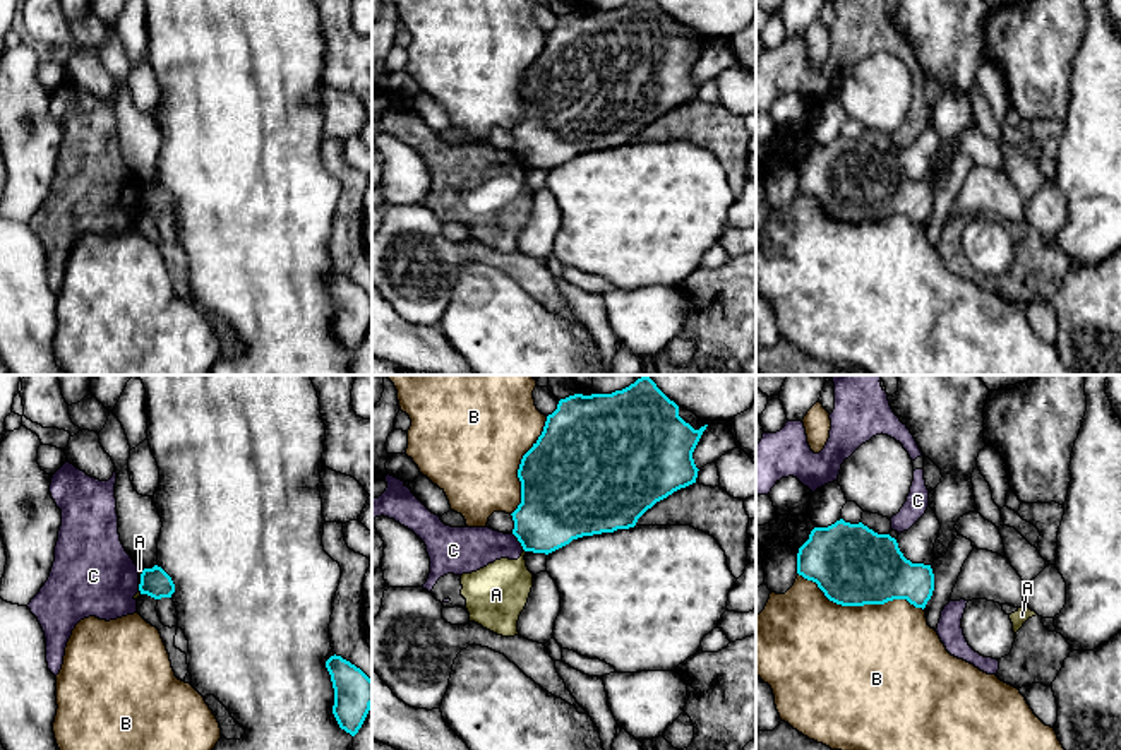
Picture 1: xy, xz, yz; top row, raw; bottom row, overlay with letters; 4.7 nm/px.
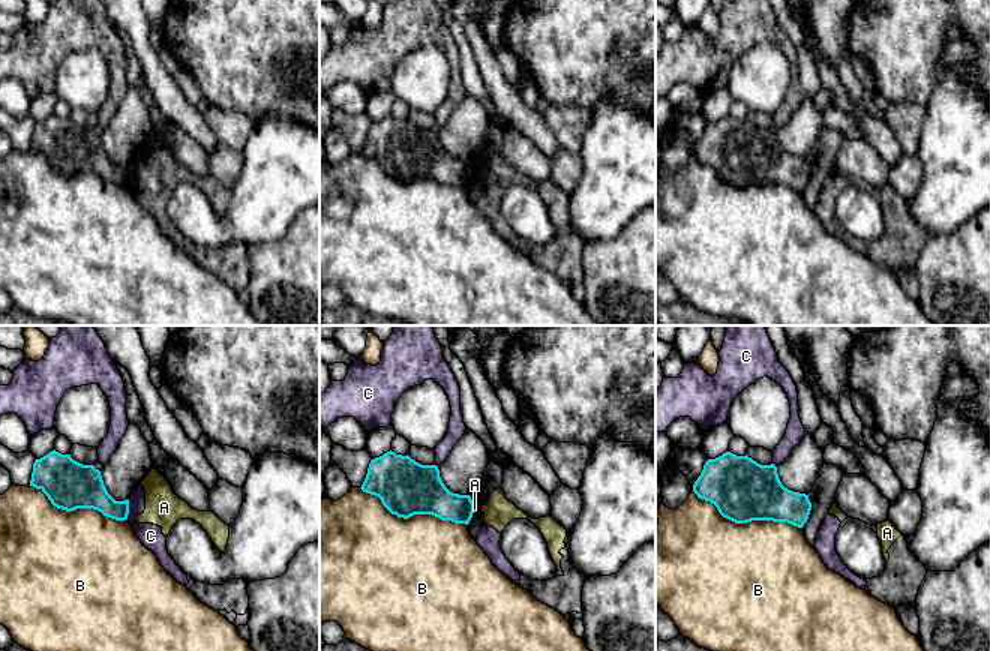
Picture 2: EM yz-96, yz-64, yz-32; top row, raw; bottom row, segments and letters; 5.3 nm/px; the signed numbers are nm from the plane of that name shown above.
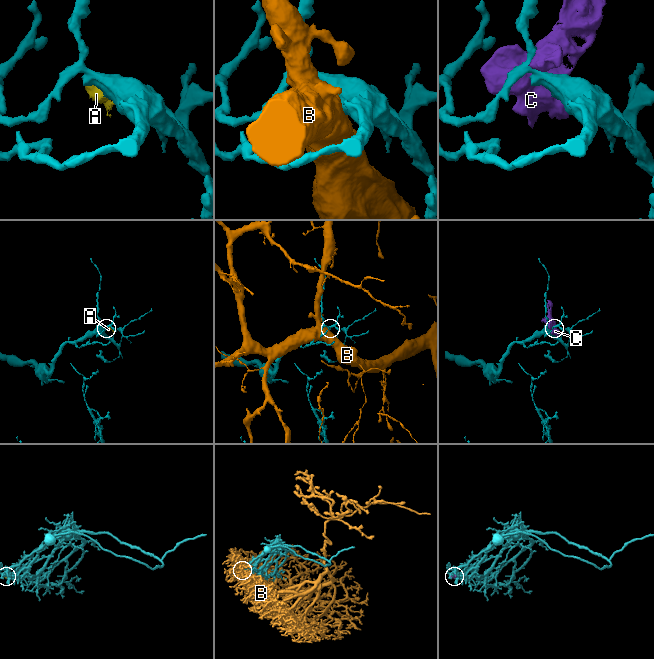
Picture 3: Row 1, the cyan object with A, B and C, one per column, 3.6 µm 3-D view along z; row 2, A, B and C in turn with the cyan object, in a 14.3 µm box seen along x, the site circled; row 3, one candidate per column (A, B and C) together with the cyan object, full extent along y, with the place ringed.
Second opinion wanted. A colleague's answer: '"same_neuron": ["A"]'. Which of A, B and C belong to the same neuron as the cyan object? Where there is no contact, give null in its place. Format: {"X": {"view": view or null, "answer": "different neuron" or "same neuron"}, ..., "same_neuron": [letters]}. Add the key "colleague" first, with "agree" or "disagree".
{"colleague": "disagree", "A": {"view": "xy", "answer": "different neuron"}, "B": {"view": "yz", "answer": "different neuron"}, "C": {"view": "xz", "answer": "different neuron"}, "same_neuron": []}

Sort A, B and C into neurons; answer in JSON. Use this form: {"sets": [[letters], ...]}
{"sets": [["A", "C"], ["B"]]}

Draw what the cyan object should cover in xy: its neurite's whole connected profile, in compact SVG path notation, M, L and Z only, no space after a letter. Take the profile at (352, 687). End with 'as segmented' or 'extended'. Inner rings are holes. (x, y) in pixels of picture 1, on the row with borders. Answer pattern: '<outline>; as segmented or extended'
M341 656L326 661L334 688L333 714L341 729L355 736L372 705L372 680Z; as segmented

